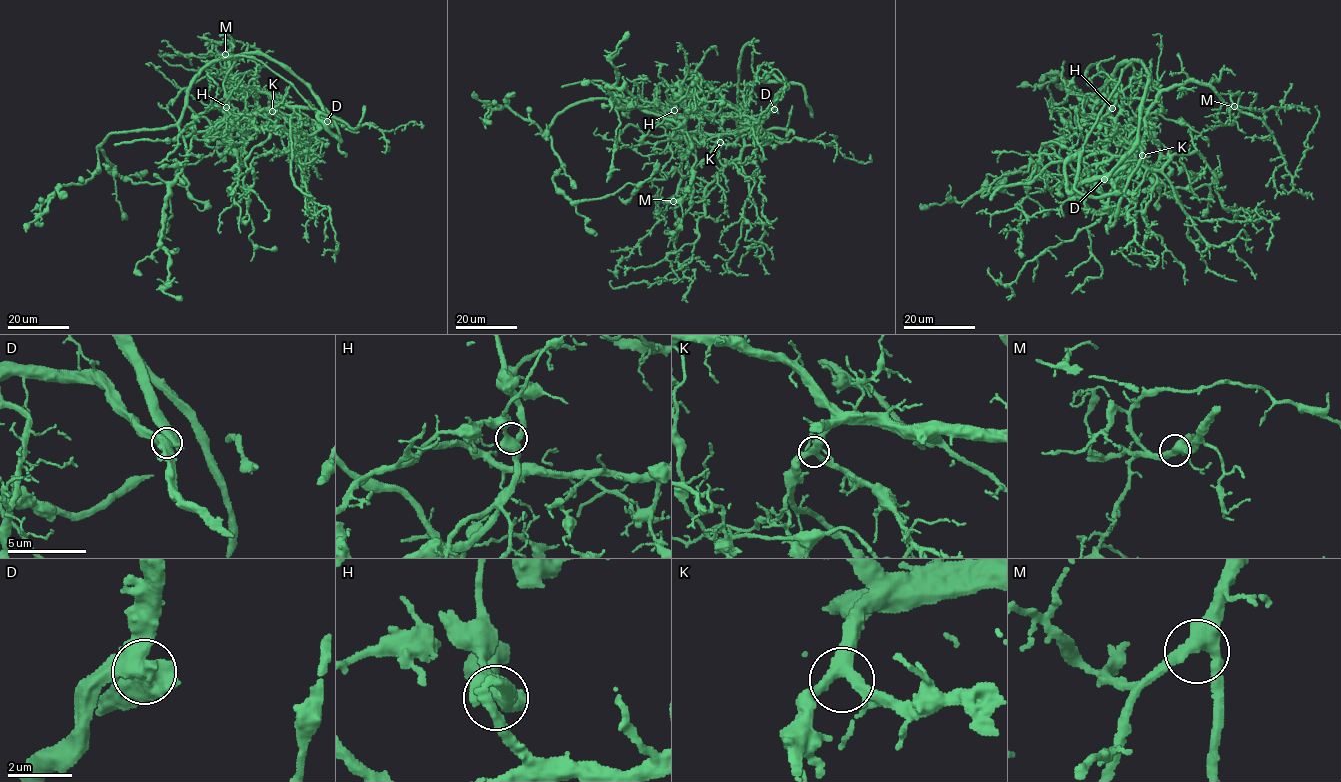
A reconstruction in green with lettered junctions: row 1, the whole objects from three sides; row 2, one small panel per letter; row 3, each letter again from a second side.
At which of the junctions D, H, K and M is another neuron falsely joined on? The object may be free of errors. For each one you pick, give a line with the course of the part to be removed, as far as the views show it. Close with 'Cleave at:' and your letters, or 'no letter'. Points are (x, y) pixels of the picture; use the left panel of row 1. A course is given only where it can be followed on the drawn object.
D: course (327, 121), (263, 55), (211, 60), (176, 124), (99, 147), (114, 173), (178, 184), (206, 207), (193, 203)
Cleave at: D

